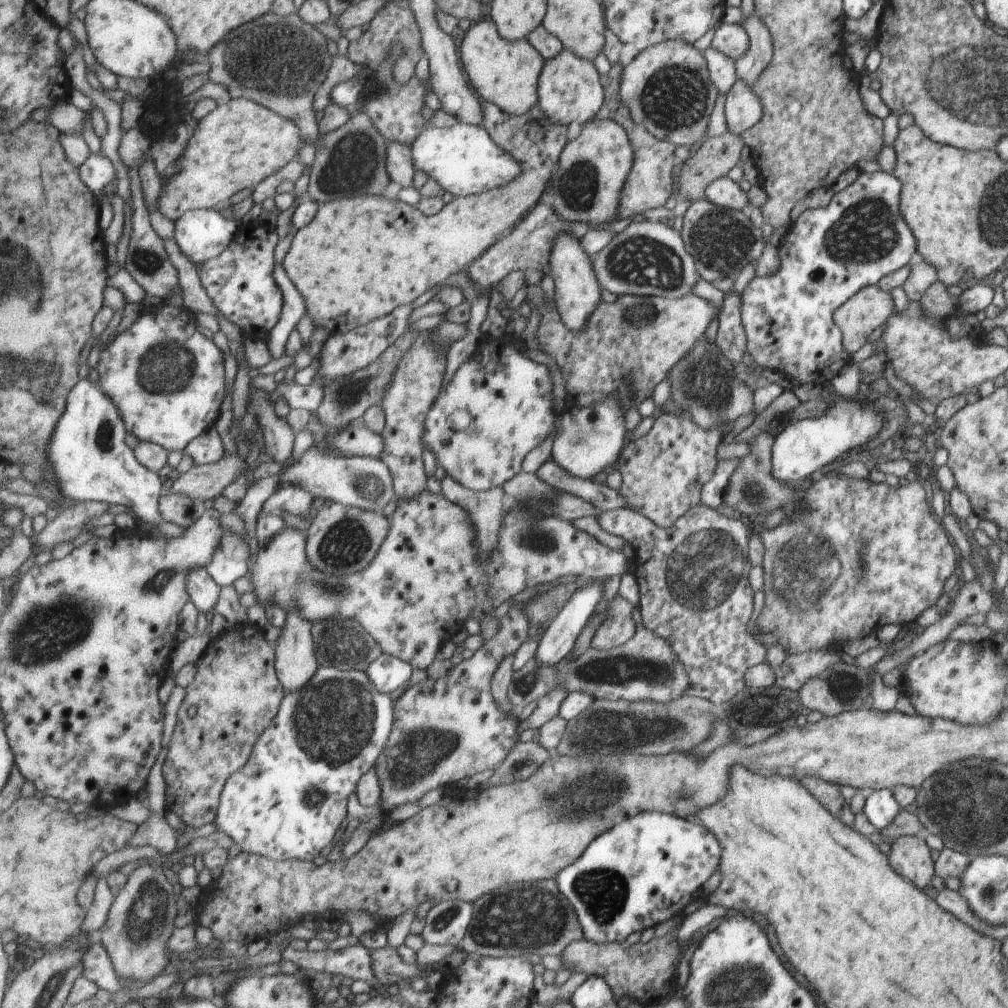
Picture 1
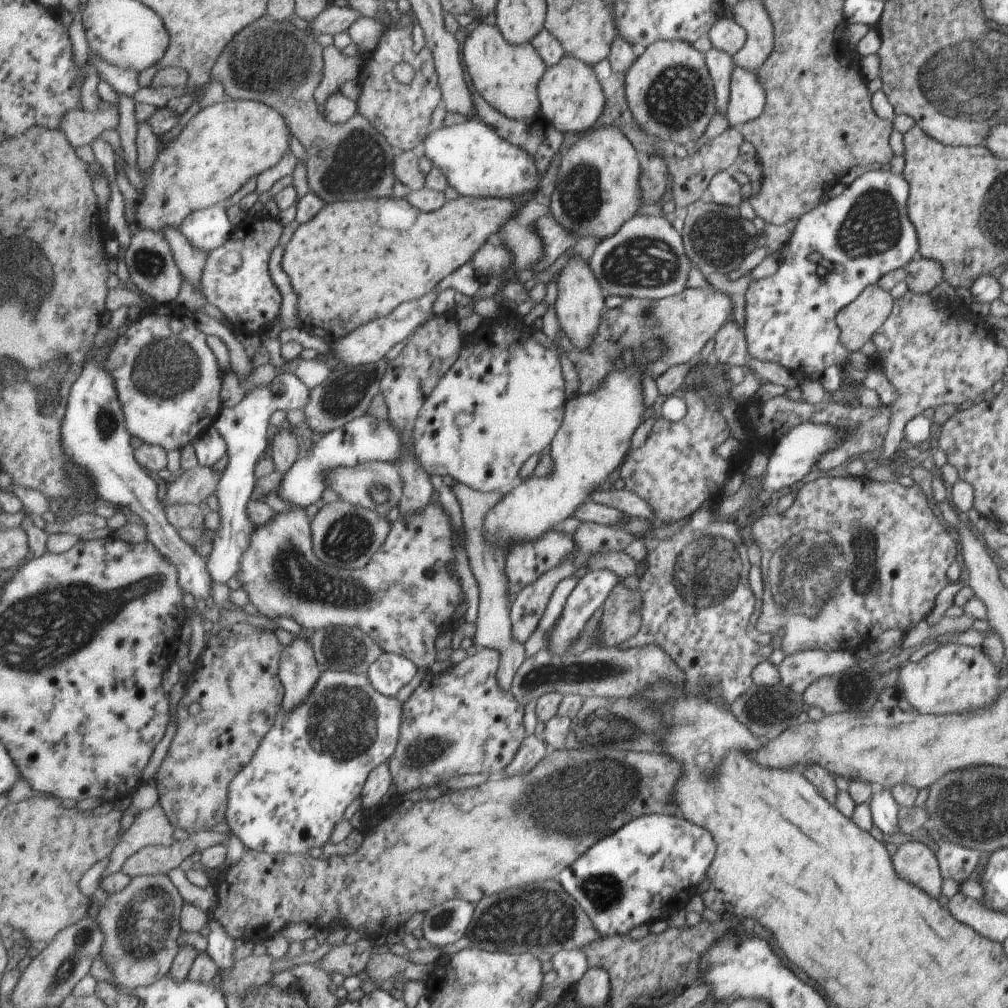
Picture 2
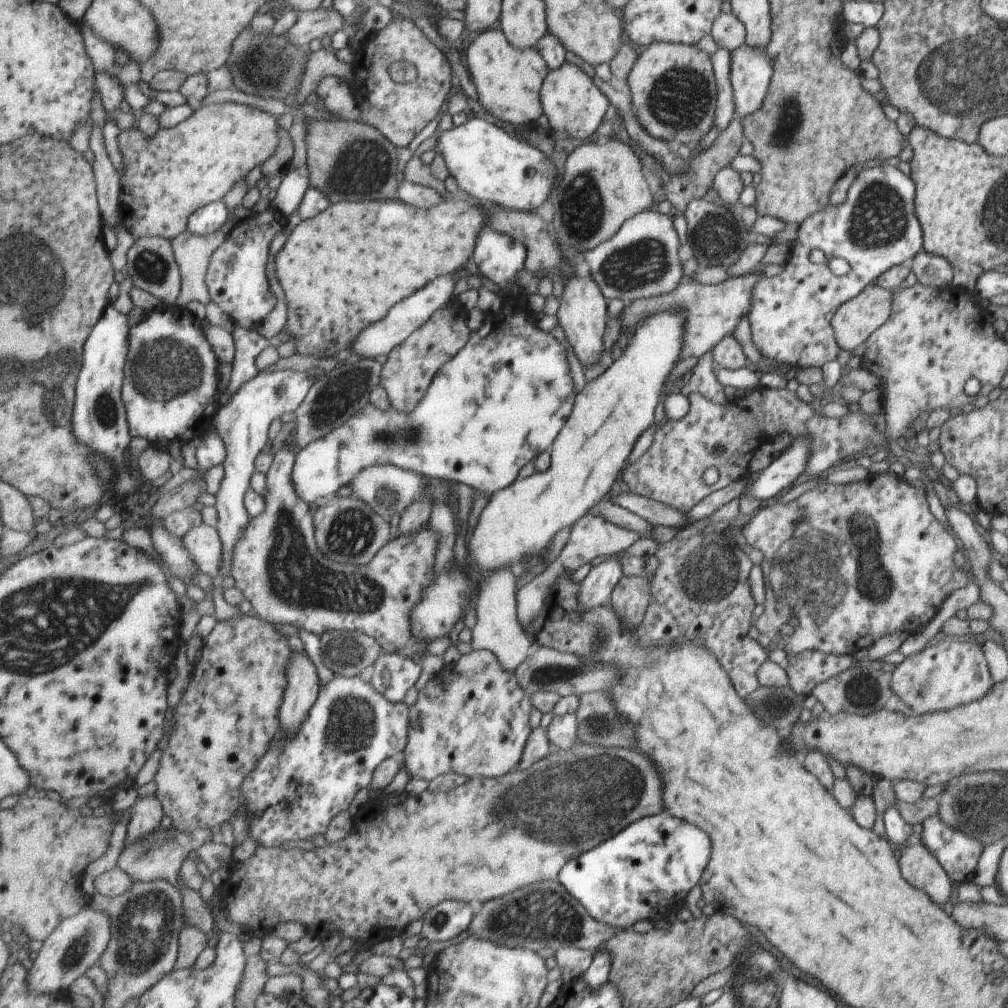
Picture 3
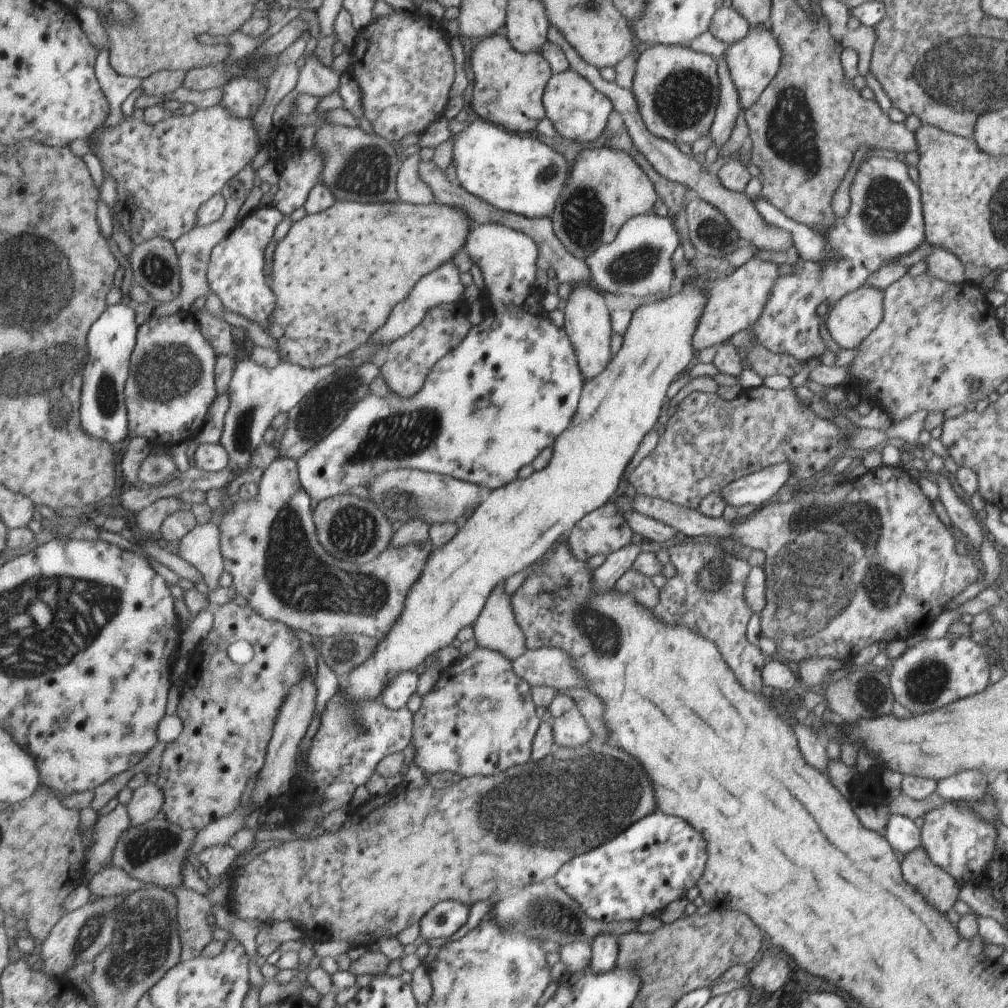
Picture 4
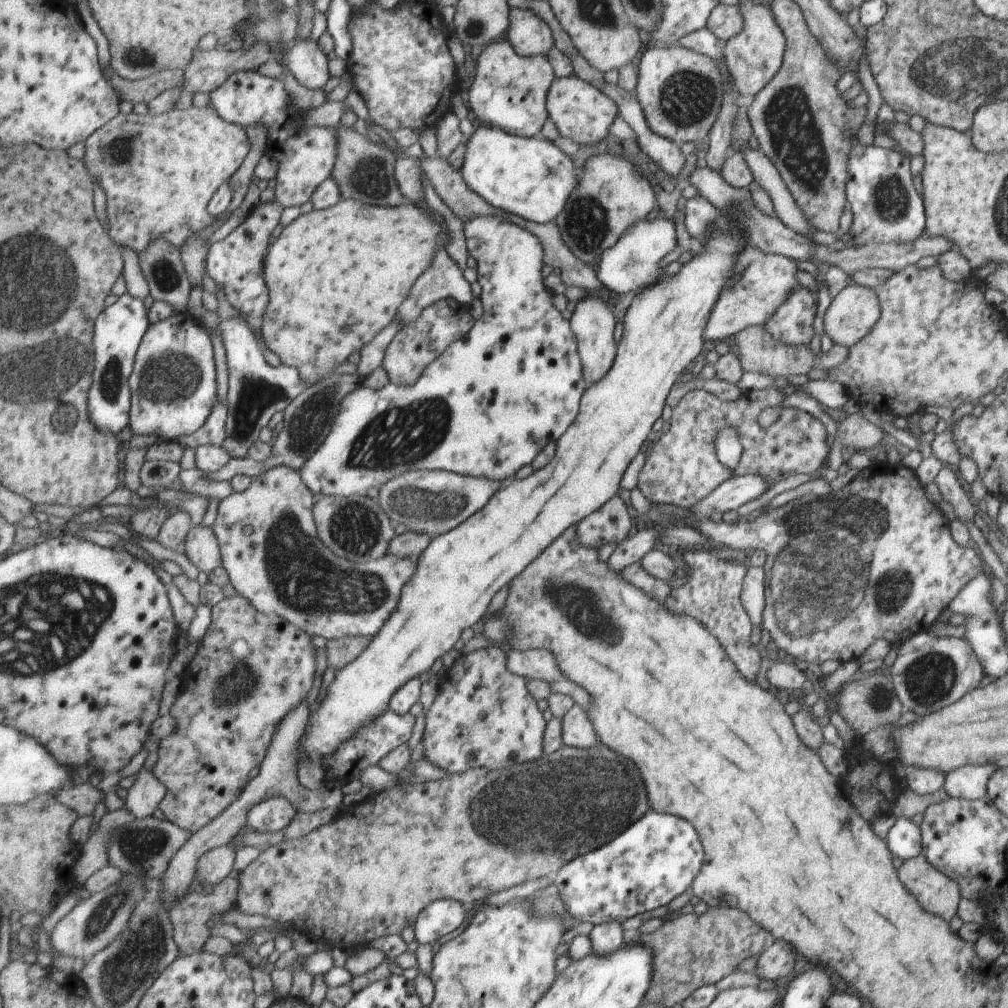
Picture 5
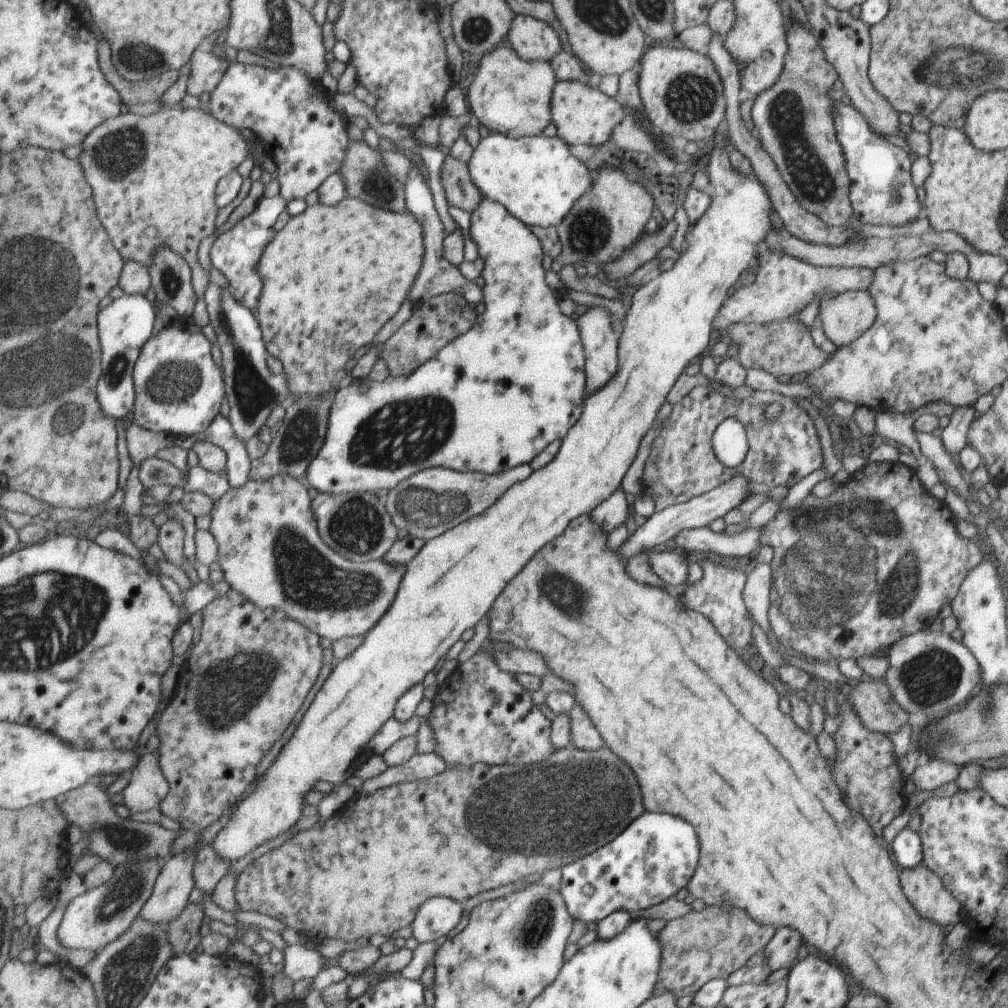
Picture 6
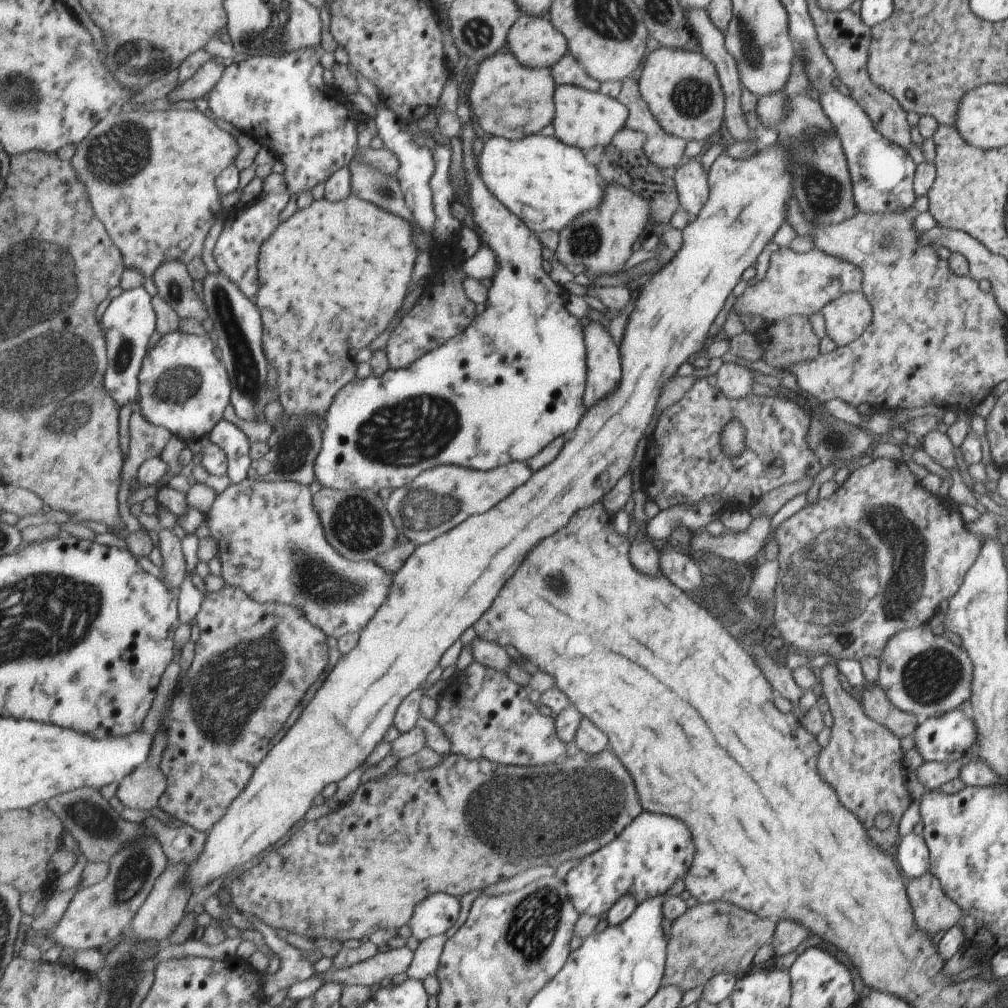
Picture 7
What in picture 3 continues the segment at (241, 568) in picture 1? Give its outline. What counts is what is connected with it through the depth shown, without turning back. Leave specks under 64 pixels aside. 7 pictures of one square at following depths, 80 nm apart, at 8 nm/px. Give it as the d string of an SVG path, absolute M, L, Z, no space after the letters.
M294 370L278 373L260 372L257 374L257 378L243 384L239 390L234 392L232 401L228 405L222 406L217 414L215 419L217 433L225 442L228 451L224 463L224 479L215 495L215 507L218 513L217 528L221 534L221 540L223 540L223 562L221 562L223 577L232 575L231 568L233 568L233 554L235 554L233 550L249 526L250 515L245 506L245 494L251 488L251 478L255 474L255 460L269 446L269 426L281 414L295 413L303 400L307 398L313 384L317 384L319 380L313 374Z

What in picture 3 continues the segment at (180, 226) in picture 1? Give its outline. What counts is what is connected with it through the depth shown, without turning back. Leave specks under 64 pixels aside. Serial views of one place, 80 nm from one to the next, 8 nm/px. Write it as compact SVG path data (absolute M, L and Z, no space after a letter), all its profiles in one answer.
M223 199L217 200L189 218L187 231L199 236L209 236L209 234L219 232L227 224L227 220L230 220L229 210Z

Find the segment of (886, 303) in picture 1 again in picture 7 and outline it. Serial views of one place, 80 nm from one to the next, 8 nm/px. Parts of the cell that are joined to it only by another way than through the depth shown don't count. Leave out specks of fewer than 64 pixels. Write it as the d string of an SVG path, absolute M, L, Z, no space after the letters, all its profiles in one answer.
M861 290L841 294L820 311L825 320L824 333L836 347L856 341L872 320L871 306Z

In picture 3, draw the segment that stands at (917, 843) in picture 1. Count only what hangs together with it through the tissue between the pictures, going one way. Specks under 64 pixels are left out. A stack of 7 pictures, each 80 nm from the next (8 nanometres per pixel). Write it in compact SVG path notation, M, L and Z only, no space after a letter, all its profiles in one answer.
M922 843L902 847L899 849L899 858L901 878L905 878L905 882L913 882L917 888L921 886L921 890L925 890L933 902L946 903L951 892L951 882L945 876L947 872Z

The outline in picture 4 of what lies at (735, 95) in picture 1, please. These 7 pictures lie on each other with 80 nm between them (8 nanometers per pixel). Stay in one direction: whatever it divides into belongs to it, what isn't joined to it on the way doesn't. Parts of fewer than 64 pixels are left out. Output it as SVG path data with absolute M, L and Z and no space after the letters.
M761 24L748 27L747 34L739 42L727 45L723 54L731 83L737 90L739 105L743 110L755 103L759 94L763 92L763 88L773 79L779 68L781 58L779 44L777 44L775 36L771 34L769 27L761 26Z

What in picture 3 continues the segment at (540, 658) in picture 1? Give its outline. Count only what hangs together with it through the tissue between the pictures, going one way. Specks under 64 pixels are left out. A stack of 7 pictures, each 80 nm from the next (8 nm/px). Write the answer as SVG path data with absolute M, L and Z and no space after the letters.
M614 555L596 561L587 572L587 576L581 580L579 594L577 594L577 602L579 602L577 608L581 612L587 612L589 608L601 606L609 601L617 582L623 576L619 558L621 555Z

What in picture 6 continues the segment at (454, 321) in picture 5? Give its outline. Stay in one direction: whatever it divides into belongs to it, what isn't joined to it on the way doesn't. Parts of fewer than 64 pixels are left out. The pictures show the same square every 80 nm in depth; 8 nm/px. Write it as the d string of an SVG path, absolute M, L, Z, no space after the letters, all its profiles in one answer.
M459 292L444 293L423 302L414 308L411 318L398 325L397 332L383 344L381 358L392 376L410 376L436 356L449 342L472 330L478 320L475 306Z

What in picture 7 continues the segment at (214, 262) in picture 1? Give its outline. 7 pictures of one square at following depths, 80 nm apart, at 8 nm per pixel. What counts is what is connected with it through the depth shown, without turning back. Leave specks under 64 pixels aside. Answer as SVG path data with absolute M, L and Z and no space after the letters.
M289 191L280 194L264 194L262 198L249 207L236 210L233 222L227 222L214 246L214 260L224 275L241 286L241 290L255 300L259 292L260 275L258 263L261 250L266 246L268 239L281 225L281 212L289 204Z

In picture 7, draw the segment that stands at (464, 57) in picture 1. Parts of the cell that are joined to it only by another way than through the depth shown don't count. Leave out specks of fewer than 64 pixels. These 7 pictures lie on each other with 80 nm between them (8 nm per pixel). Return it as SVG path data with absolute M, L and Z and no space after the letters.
M508 48L497 52L495 56L487 58L487 60L480 63L474 83L469 90L469 103L472 105L474 115L477 116L478 124L491 137L523 139L539 134L543 128L553 124L556 118L557 84L553 78L552 68L529 68L528 66L523 66Z

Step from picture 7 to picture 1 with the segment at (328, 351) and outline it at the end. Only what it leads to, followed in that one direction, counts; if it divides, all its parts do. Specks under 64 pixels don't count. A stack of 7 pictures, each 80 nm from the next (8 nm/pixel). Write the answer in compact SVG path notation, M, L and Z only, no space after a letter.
M487 101L482 104L482 107L484 110L484 127L488 130L488 133L492 135L497 146L501 146L517 162L520 162L522 168L520 177L514 178L508 185L488 190L483 194L476 194L469 197L454 197L454 200L446 204L440 214L431 217L422 214L417 206L410 206L400 201L391 202L389 198L383 198L383 196L371 195L369 193L366 195L356 195L353 198L343 198L343 200L325 203L321 207L321 210L317 212L311 224L305 226L305 228L301 228L299 231L294 231L292 245L287 251L282 264L295 286L297 286L297 290L301 292L301 296L304 297L306 308L312 317L315 327L325 327L330 330L331 334L341 334L357 329L359 326L367 325L369 322L377 321L382 317L387 317L397 308L411 305L412 302L415 302L419 296L423 296L428 290L435 288L435 286L443 285L453 274L459 274L462 271L465 272L485 252L489 251L502 236L510 232L512 228L515 228L517 220L521 219L527 210L533 209L540 202L540 199L544 198L545 188L547 188L547 184L551 184L551 180L555 176L556 166L559 164L557 162L557 156L559 156L563 144L567 142L567 138L565 138L567 128L565 128L565 125L554 123L540 107L540 103L537 103L533 109L528 110L527 113L522 115L509 114L495 103L489 103Z

